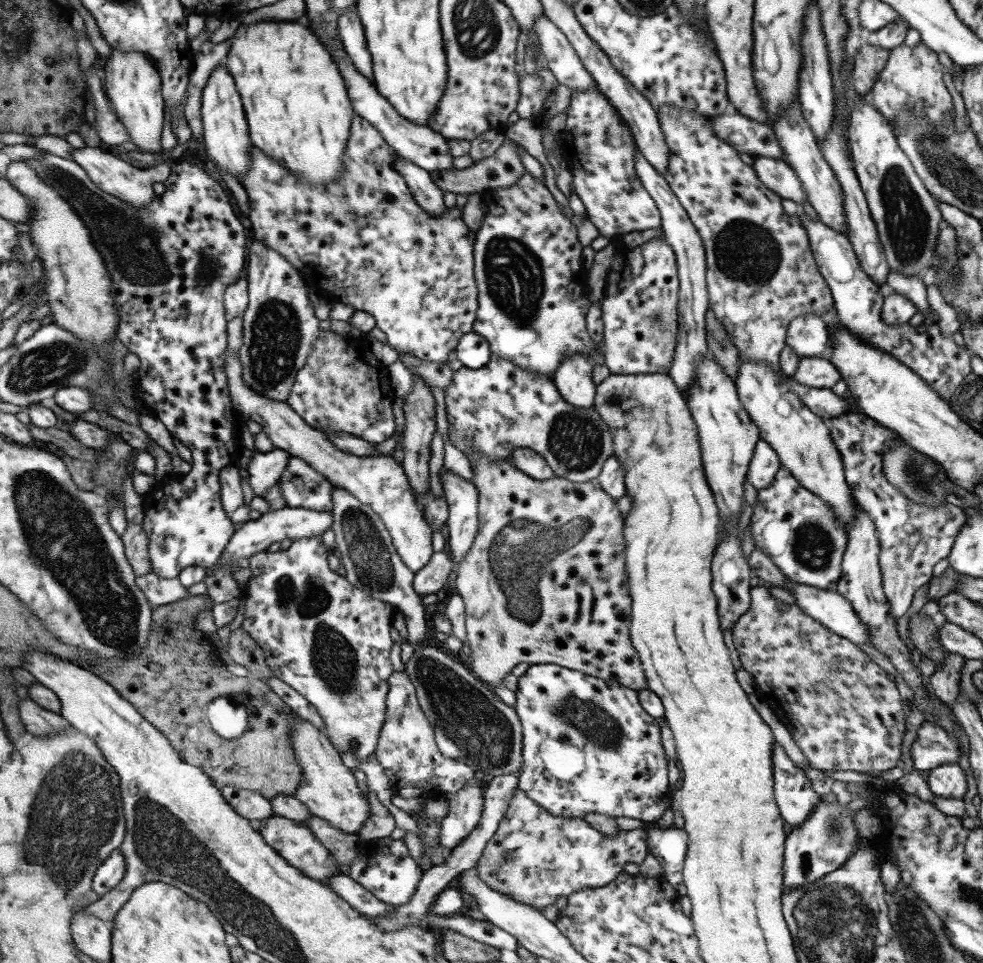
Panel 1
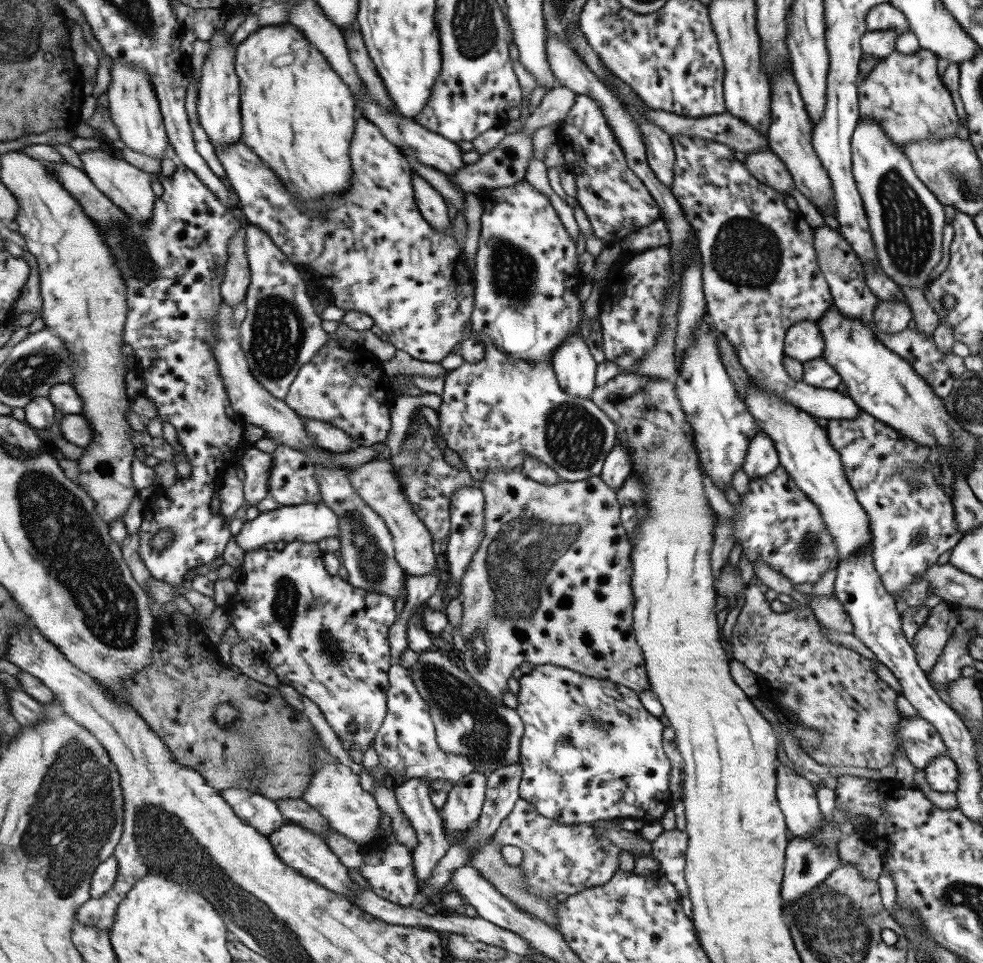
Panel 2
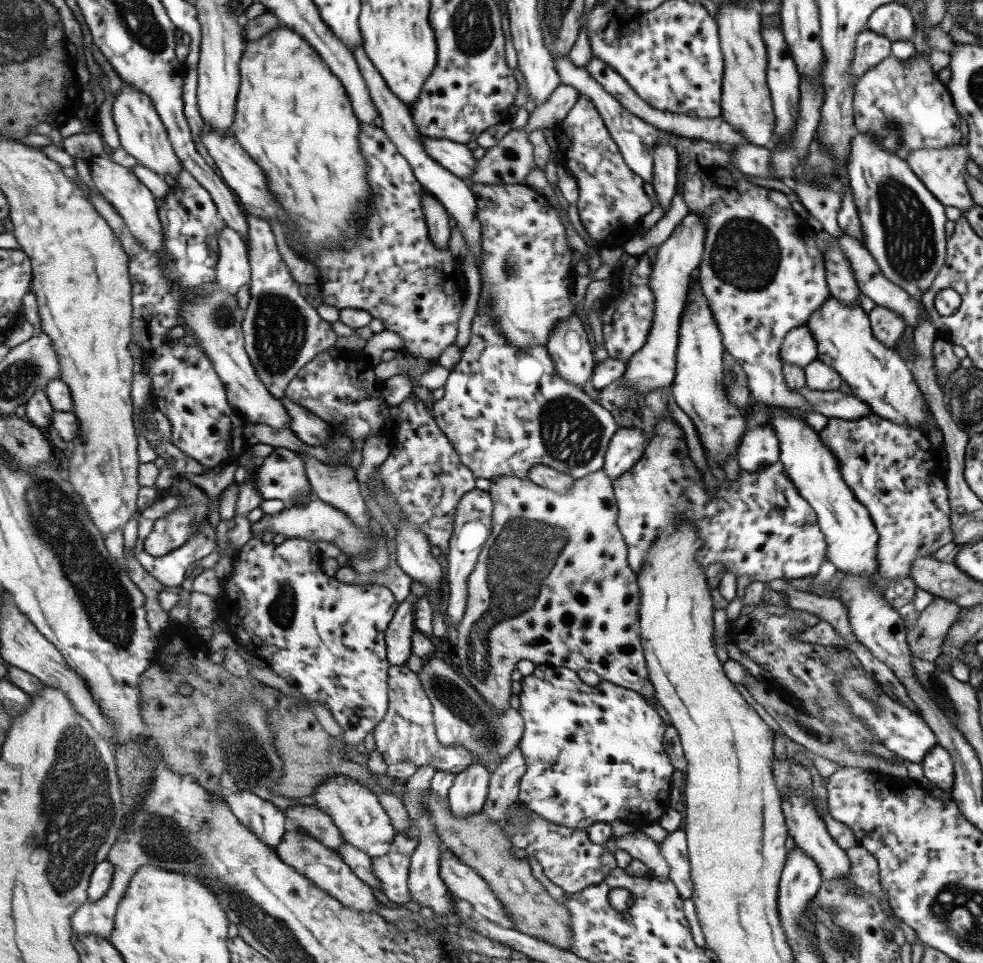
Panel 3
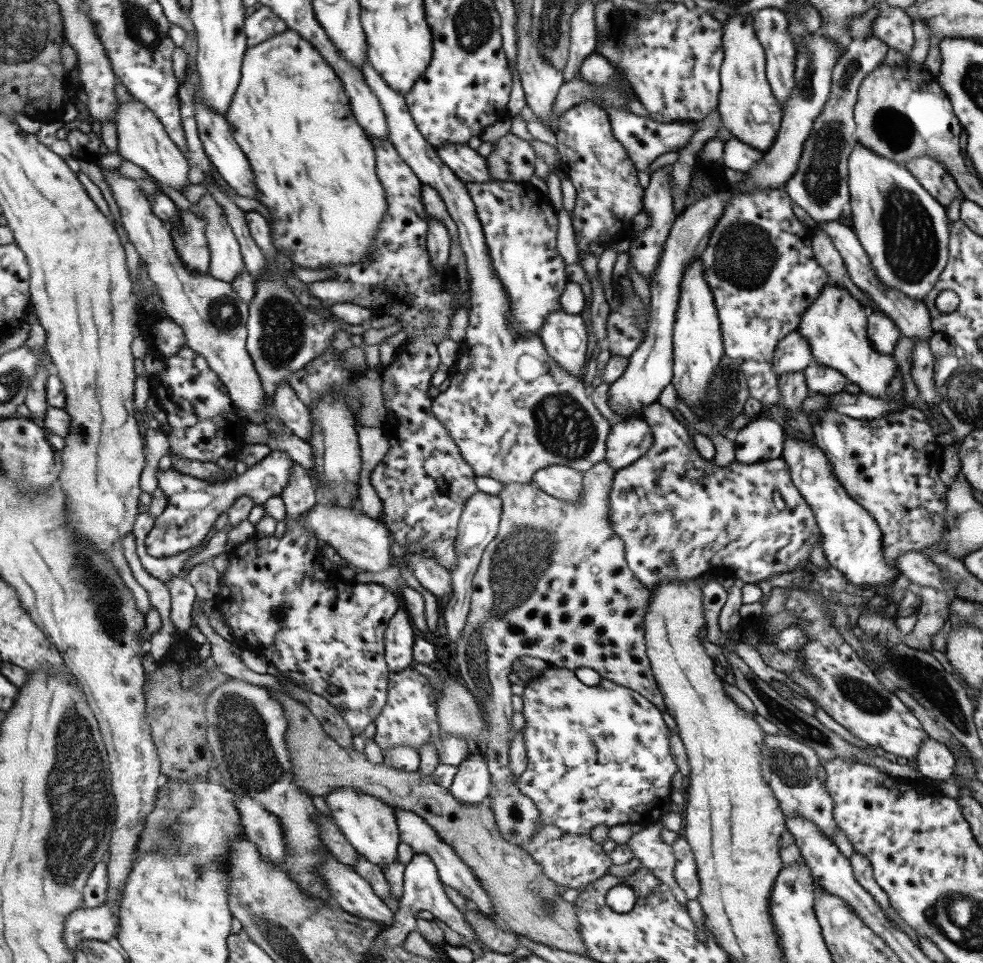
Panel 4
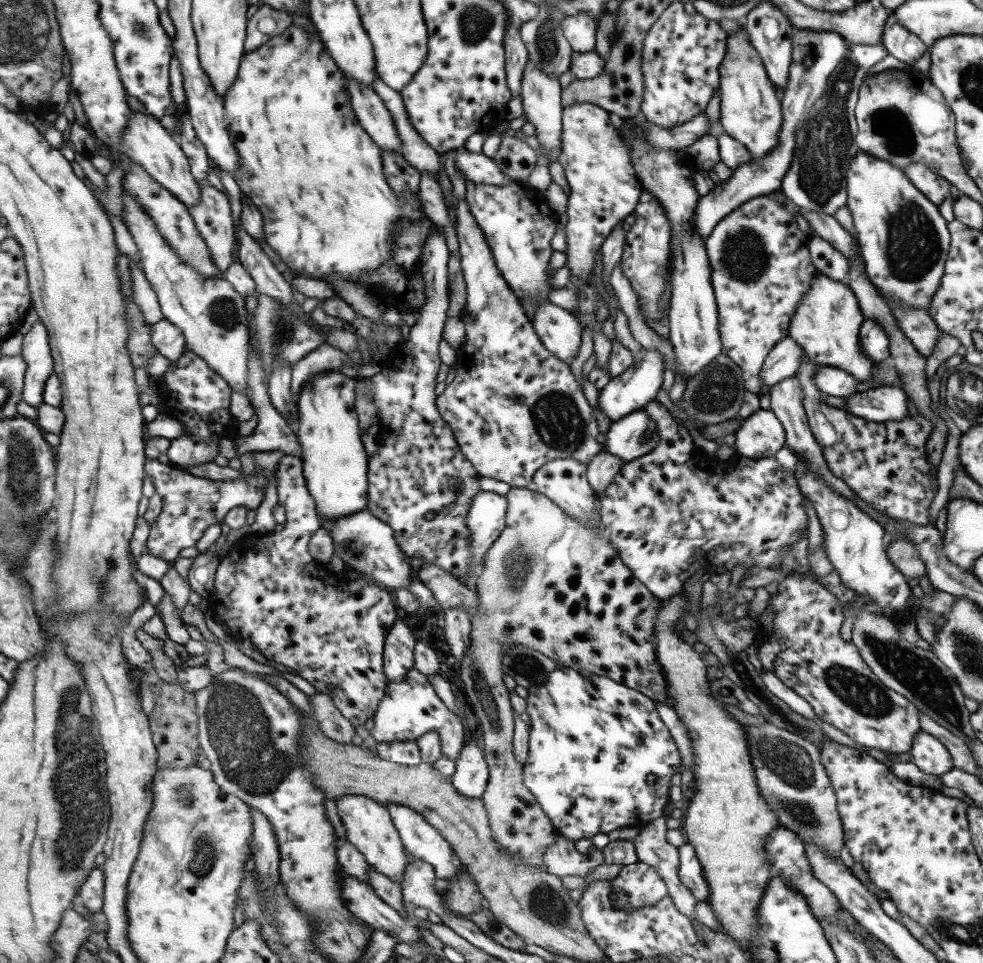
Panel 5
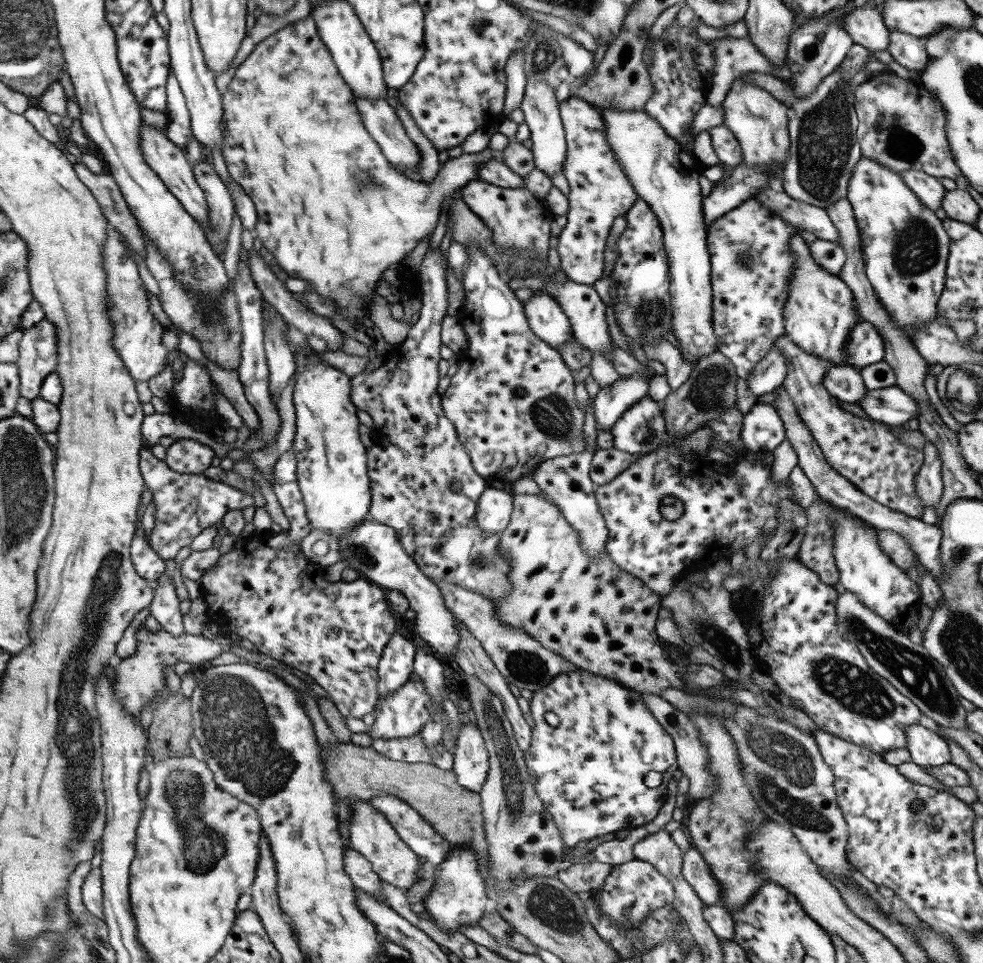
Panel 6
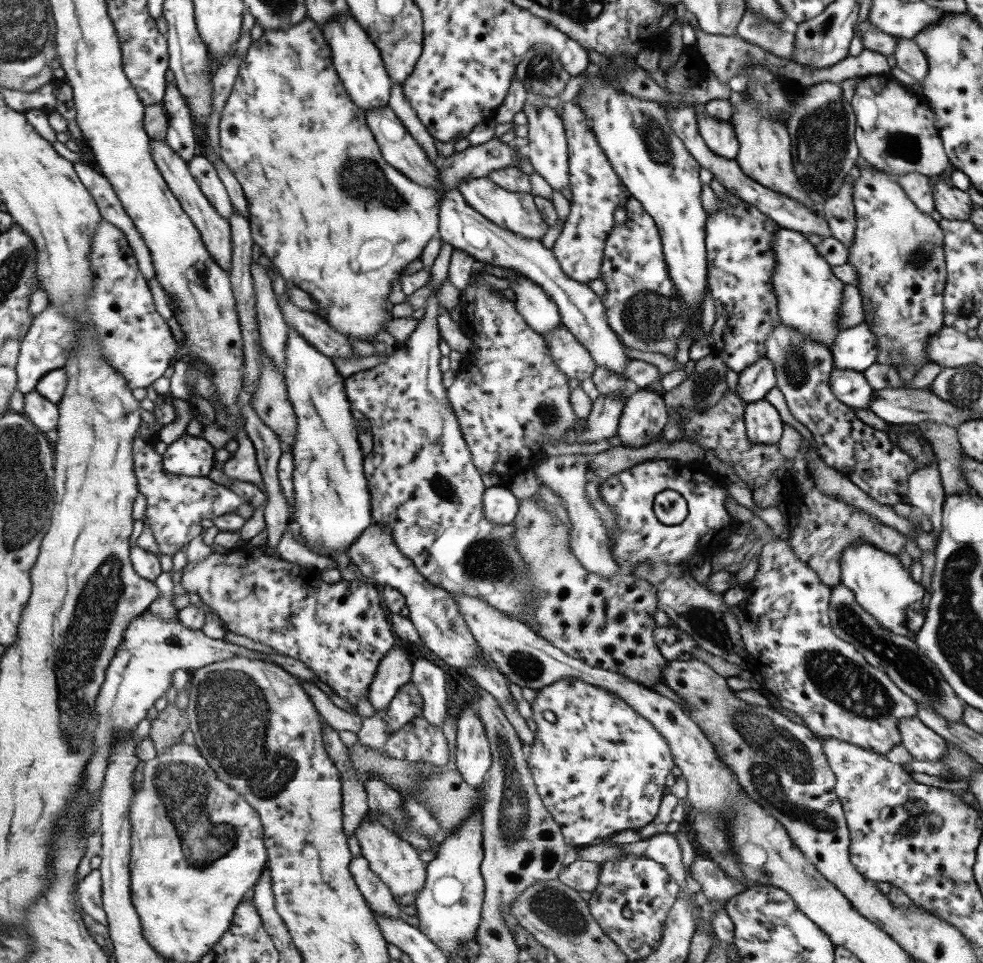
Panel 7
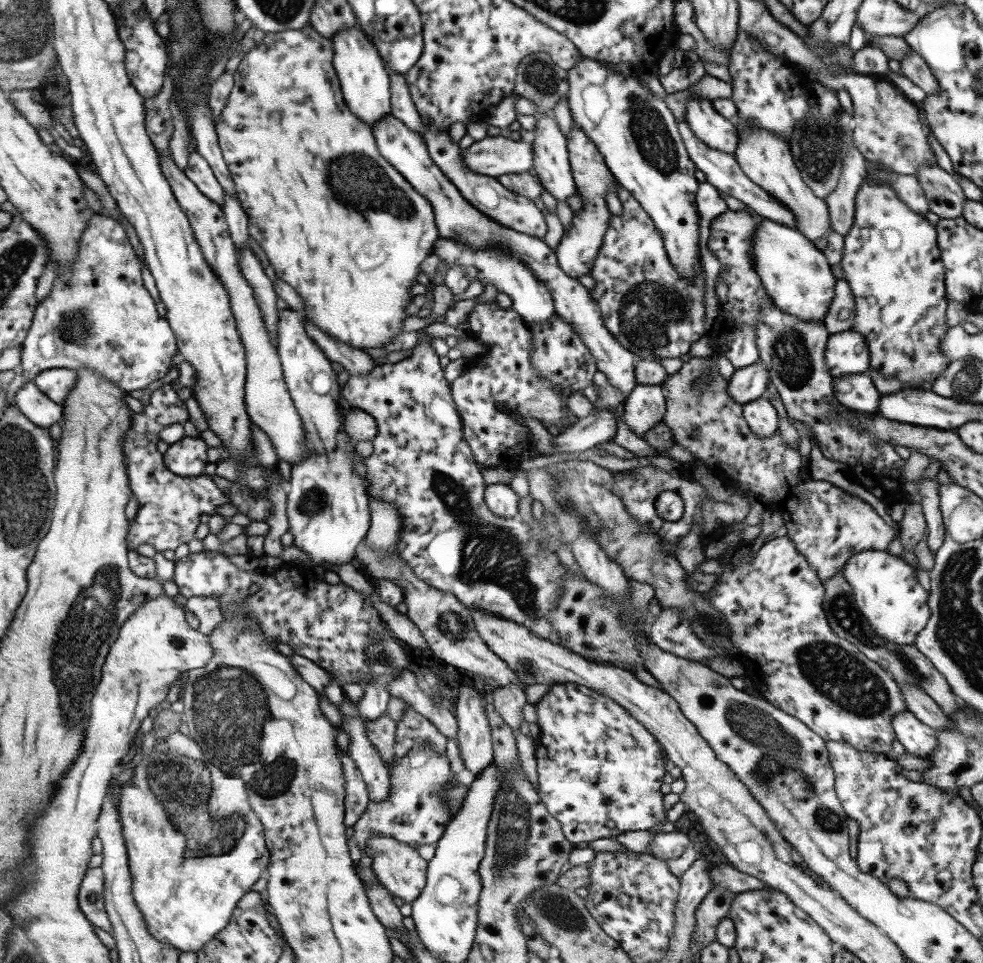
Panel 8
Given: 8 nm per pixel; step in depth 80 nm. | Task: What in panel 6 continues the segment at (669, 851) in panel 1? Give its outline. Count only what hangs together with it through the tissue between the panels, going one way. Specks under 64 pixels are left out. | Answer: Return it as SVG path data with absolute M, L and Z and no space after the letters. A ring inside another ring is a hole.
M692 846L682 853L681 874L685 882L691 886L703 906L719 905L722 900L722 888L718 880L711 874L709 865Z

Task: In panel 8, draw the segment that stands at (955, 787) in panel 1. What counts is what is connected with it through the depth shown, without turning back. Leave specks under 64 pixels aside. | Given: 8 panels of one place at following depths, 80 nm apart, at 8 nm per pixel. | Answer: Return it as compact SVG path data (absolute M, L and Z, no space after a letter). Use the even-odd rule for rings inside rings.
M899 711L890 718L890 725L895 740L903 746L905 753L928 758L928 754L935 748L936 731L923 724L912 712Z

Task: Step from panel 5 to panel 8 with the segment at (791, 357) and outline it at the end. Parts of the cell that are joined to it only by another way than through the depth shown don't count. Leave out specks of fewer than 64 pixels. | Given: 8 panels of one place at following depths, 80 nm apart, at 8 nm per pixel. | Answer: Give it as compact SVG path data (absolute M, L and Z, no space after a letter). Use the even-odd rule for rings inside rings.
M761 362L735 369L726 382L726 393L737 404L744 405L759 398L766 390L768 374Z

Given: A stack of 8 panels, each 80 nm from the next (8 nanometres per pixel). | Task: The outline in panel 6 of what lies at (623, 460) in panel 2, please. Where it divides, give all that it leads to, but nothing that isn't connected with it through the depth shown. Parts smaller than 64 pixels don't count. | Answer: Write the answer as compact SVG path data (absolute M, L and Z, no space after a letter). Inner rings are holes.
M649 396L643 397L621 414L609 430L615 450L643 456L660 446L666 431L657 404Z

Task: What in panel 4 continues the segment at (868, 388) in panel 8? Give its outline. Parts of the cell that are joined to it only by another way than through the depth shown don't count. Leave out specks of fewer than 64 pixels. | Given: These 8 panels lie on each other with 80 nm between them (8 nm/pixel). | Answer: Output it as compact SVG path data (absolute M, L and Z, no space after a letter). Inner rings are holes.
M814 362L807 365L803 370L806 388L810 393L822 395L842 392L848 380L844 374L828 366Z

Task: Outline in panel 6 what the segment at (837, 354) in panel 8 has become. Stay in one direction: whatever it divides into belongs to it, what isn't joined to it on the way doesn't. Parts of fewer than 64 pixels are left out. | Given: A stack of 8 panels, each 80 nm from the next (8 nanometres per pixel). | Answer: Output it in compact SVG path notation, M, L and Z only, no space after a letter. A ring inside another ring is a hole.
M861 320L849 331L844 344L844 362L856 370L869 366L882 360L883 347L883 341L874 326Z

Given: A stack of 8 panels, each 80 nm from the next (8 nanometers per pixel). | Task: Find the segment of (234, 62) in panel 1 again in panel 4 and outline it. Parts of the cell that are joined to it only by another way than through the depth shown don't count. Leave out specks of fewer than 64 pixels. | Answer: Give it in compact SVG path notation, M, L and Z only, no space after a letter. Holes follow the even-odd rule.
M289 28L265 42L247 49L242 64L242 82L226 114L228 122L233 127L235 140L247 155L255 173L254 183L258 190L258 200L270 213L271 231L273 231L275 246L279 252L284 253L297 266L311 270L321 270L337 265L347 266L370 256L374 252L374 241L376 240L376 234L378 234L379 223L382 222L382 217L388 210L387 194L376 175L374 148L366 131L362 129L362 126L359 126L357 119L354 117L349 96L345 94L345 87L337 73L311 41L303 38L300 32Z

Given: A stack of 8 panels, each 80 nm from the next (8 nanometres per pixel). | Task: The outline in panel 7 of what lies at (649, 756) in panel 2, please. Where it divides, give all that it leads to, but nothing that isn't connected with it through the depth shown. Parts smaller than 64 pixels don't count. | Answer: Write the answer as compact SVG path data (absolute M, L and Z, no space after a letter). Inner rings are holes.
M572 676L560 678L559 680L538 689L537 696L530 705L532 711L532 720L530 724L533 729L534 739L526 749L527 768L530 772L532 781L536 786L537 794L542 800L543 806L551 815L551 818L559 825L564 841L571 848L589 845L595 838L605 839L622 830L637 831L639 828L649 824L653 818L655 818L655 815L658 813L661 797L663 796L665 776L669 774L669 770L671 770L674 762L672 761L672 756L665 739L654 729L654 726L650 722L647 722L647 719L633 711L627 703L621 700L620 696L616 696L616 694L613 694L609 690L605 690L601 686L587 684ZM545 710L553 712L555 716L554 722L548 722L543 718L543 712L545 712Z

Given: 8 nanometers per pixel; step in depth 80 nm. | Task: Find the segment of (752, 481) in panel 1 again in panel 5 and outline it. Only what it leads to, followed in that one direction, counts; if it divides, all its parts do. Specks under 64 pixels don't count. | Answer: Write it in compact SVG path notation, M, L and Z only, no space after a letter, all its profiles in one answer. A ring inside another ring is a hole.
M759 408L741 422L733 432L736 457L770 458L784 445L783 427L770 408Z

